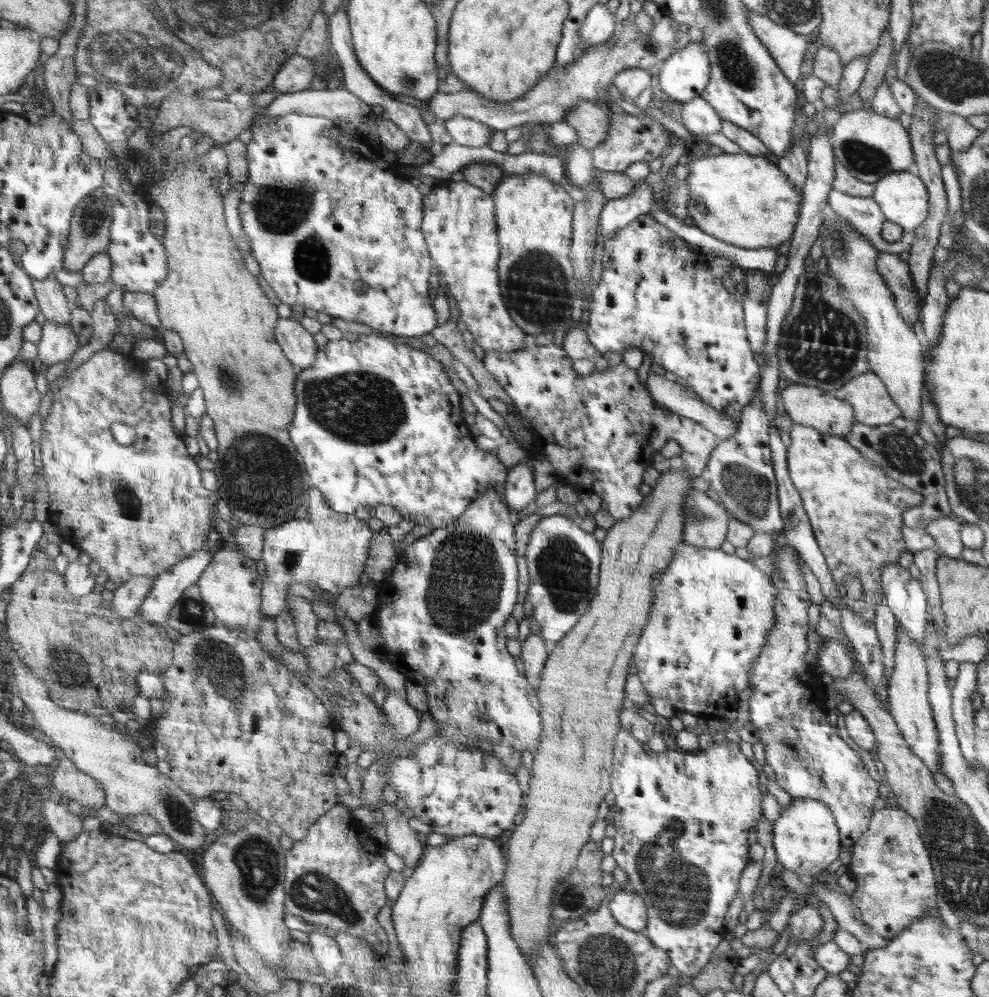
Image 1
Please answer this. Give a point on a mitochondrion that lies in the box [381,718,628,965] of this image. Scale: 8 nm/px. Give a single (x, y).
(571, 896)

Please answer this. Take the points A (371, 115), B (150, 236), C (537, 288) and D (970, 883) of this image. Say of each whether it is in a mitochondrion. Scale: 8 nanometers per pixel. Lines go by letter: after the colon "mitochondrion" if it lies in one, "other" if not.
A: other
B: other
C: mitochondrion
D: mitochondrion

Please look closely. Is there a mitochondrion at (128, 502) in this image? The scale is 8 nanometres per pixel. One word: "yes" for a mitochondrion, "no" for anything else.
yes

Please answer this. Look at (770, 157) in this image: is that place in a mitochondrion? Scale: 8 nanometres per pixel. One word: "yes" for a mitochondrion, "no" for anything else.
no

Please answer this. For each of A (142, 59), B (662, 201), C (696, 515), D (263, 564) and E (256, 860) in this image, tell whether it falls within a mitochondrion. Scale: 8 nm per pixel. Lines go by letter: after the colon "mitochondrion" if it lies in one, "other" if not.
A: mitochondrion
B: other
C: mitochondrion
D: other
E: mitochondrion

